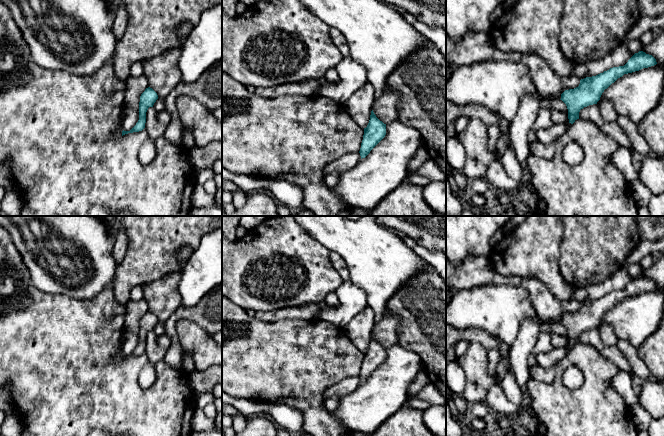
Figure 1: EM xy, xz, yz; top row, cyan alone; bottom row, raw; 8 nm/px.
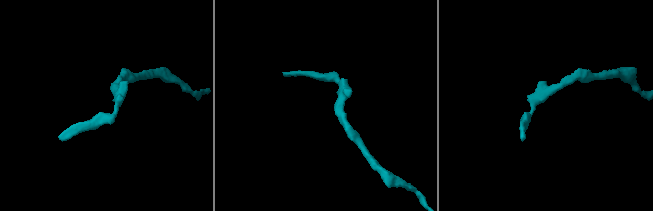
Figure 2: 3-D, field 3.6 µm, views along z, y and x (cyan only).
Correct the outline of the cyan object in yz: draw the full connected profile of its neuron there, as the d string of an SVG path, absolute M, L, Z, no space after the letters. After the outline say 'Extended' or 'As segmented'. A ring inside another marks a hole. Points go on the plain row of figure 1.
M639 275L638 277L635 277L624 290L613 291L596 300L581 303L578 311L565 314L557 321L546 322L537 315L530 298L530 294L525 288L509 284L486 284L458 291L452 297L450 303L446 306L446 324L456 329L483 329L508 346L512 347L517 338L523 320L530 317L537 321L540 326L542 323L547 323L550 326L562 324L568 333L569 347L573 348L577 343L579 343L580 334L589 329L597 328L604 314L618 302L622 301L624 298L639 295L643 292L648 292L656 288L656 283L652 279Z. Extended

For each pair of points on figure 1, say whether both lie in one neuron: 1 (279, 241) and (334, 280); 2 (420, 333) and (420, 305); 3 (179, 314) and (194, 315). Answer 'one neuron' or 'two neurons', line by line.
1: one neuron
2: one neuron
3: one neuron

